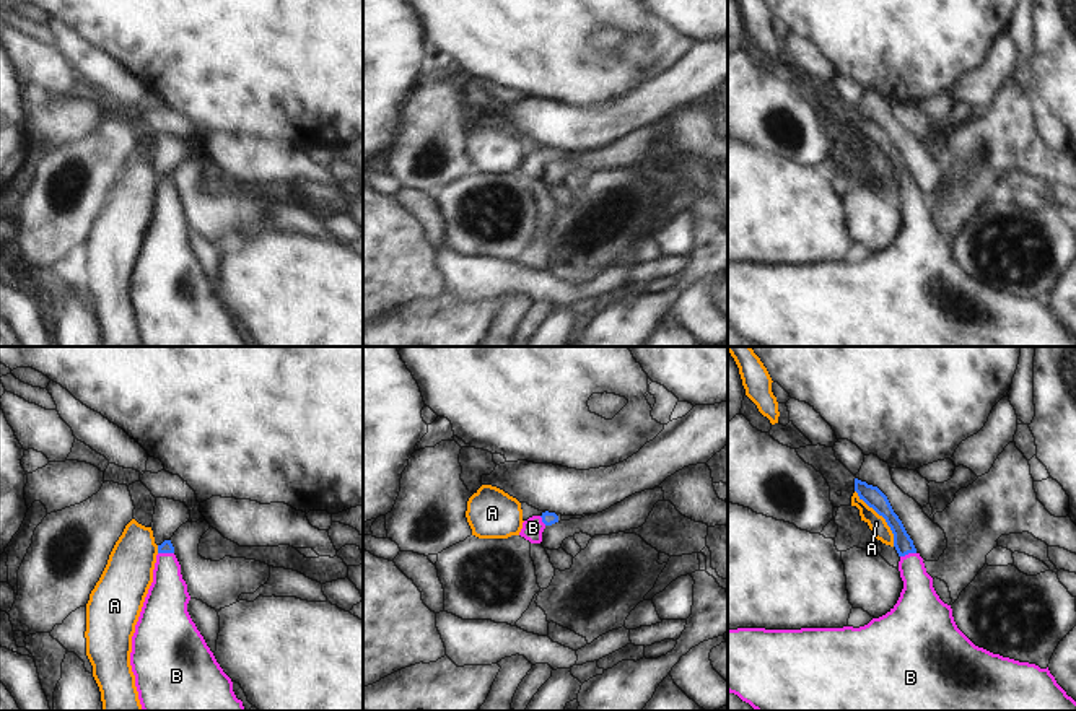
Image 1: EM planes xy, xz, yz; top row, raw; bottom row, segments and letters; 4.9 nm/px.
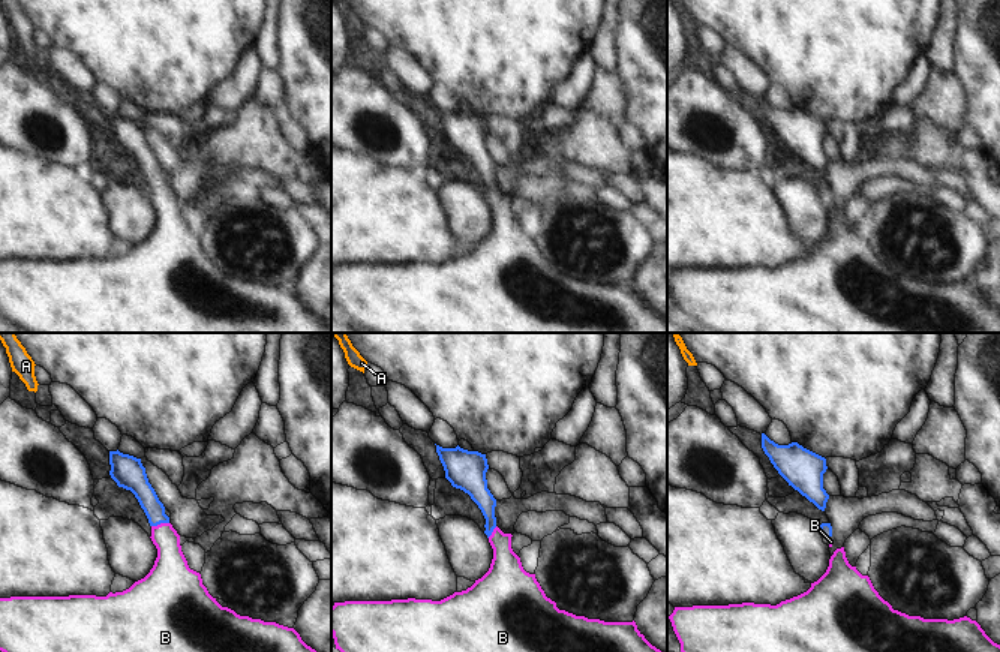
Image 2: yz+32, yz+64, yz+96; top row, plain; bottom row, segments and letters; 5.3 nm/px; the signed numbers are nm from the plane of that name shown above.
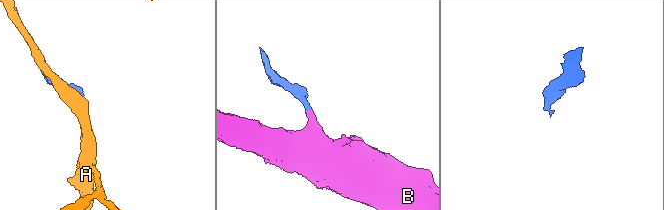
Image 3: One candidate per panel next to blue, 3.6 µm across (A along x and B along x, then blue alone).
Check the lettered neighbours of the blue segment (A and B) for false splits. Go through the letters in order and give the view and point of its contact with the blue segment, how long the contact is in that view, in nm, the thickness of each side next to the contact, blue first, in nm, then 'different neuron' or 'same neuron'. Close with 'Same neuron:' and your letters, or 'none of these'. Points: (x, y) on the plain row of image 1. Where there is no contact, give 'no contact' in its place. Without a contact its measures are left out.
A: yz (883, 152) | 340 nm | 100/90 nm | different neuron
B: xy (166, 187) | 80 nm | 60/200 nm | same neuron
Same neuron: B

